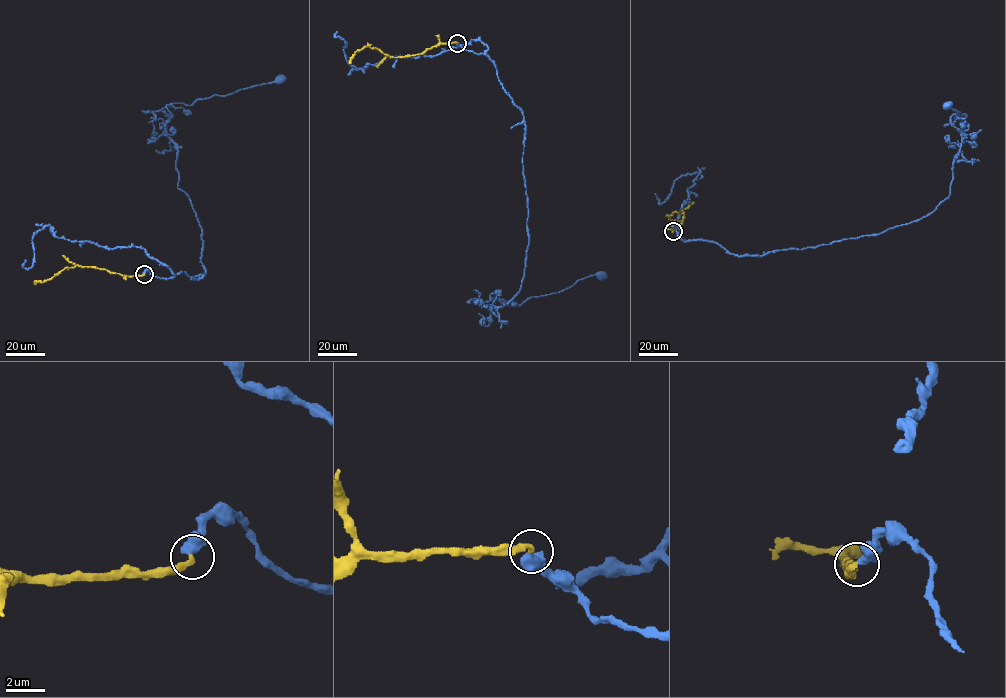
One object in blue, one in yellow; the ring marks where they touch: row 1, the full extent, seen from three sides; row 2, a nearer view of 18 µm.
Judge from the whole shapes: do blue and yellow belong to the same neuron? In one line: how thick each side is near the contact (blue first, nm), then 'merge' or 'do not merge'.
400/280 nm | merge

